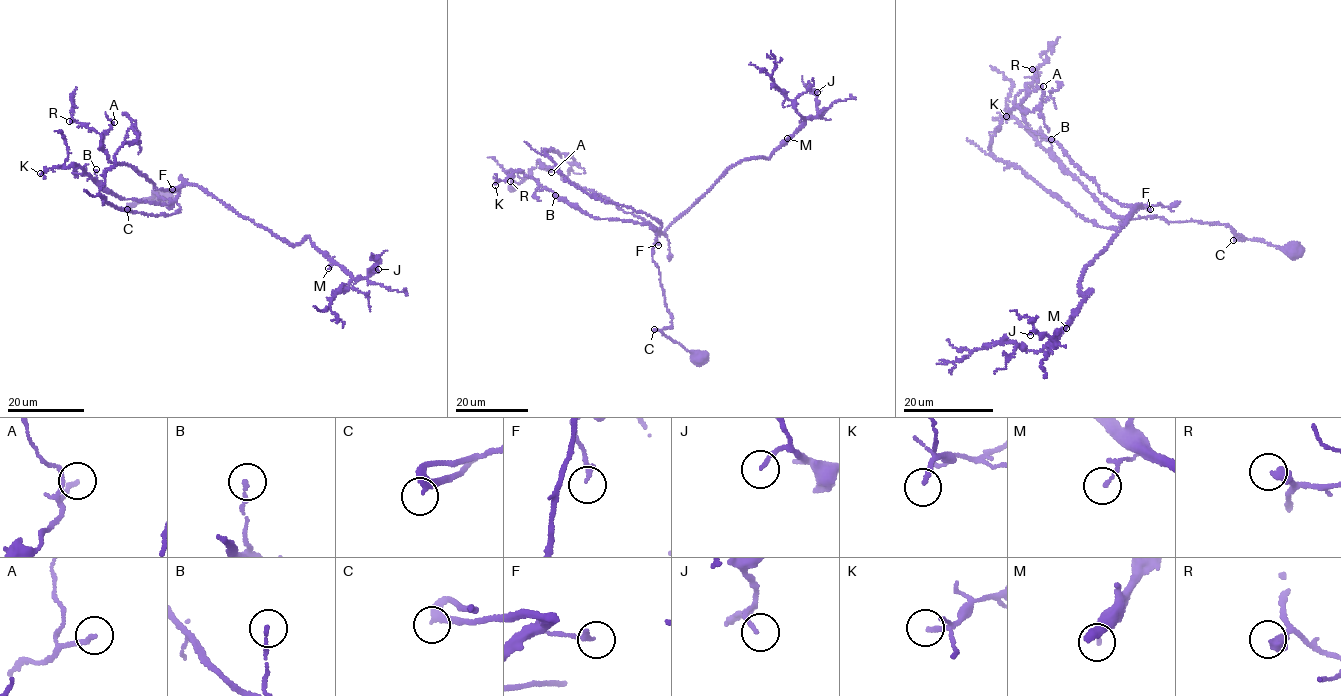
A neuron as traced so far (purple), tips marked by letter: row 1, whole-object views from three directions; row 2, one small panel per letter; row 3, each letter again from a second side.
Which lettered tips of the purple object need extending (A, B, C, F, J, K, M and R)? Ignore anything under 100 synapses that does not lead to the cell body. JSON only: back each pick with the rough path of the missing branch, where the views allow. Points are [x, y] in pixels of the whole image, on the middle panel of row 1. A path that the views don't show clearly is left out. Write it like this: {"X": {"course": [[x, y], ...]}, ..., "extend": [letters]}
{"extend": []}

